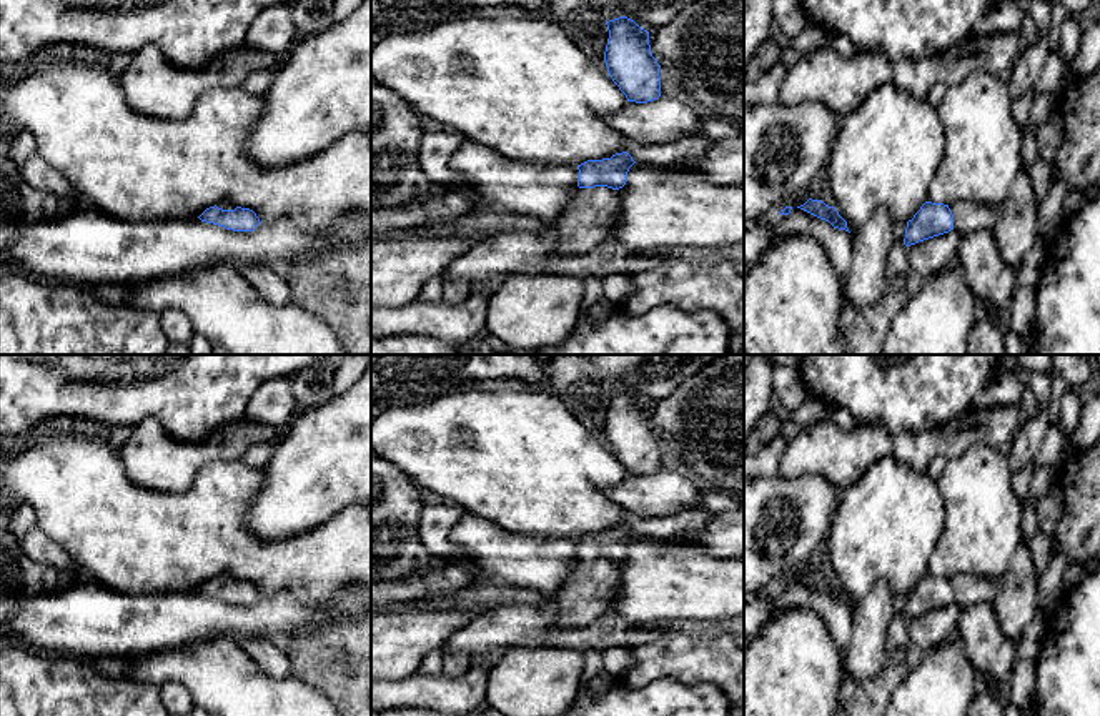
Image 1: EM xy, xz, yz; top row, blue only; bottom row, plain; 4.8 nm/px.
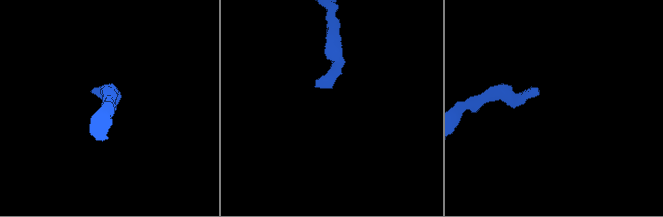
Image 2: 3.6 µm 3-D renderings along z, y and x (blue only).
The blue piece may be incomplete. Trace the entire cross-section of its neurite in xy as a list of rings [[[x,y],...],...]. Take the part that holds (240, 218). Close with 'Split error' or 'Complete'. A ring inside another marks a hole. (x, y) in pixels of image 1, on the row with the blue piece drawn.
[[[230,201],[206,208],[198,218],[233,231],[253,231],[261,223],[253,210]]]. Split error

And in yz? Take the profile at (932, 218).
[[[925,201],[920,210],[907,221],[904,245],[919,241],[955,230],[962,236],[974,231],[993,231],[1002,215],[1002,206],[954,201],[952,205]]]. Split error

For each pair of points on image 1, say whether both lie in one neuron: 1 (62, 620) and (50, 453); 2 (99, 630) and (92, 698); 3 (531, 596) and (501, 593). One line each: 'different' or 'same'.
1: different
2: different
3: same

